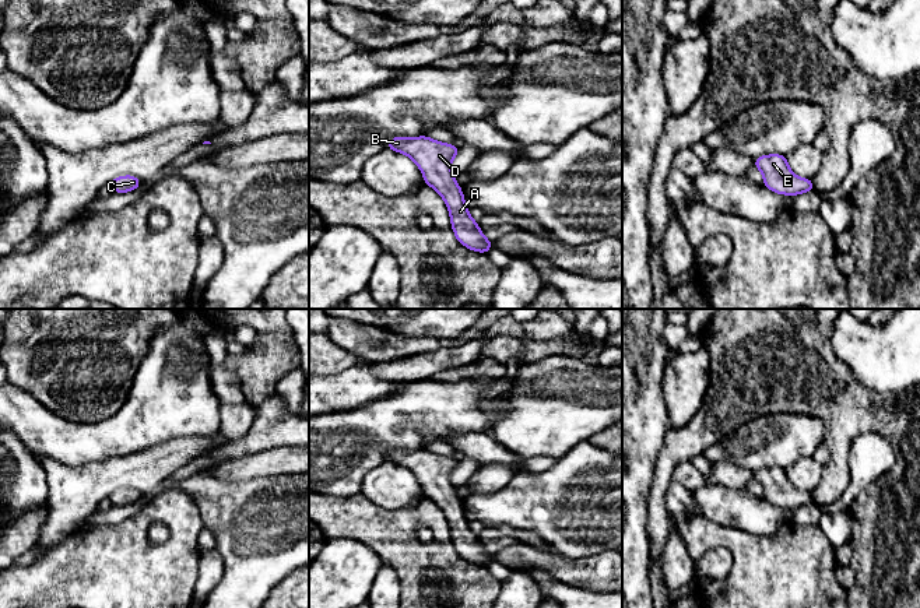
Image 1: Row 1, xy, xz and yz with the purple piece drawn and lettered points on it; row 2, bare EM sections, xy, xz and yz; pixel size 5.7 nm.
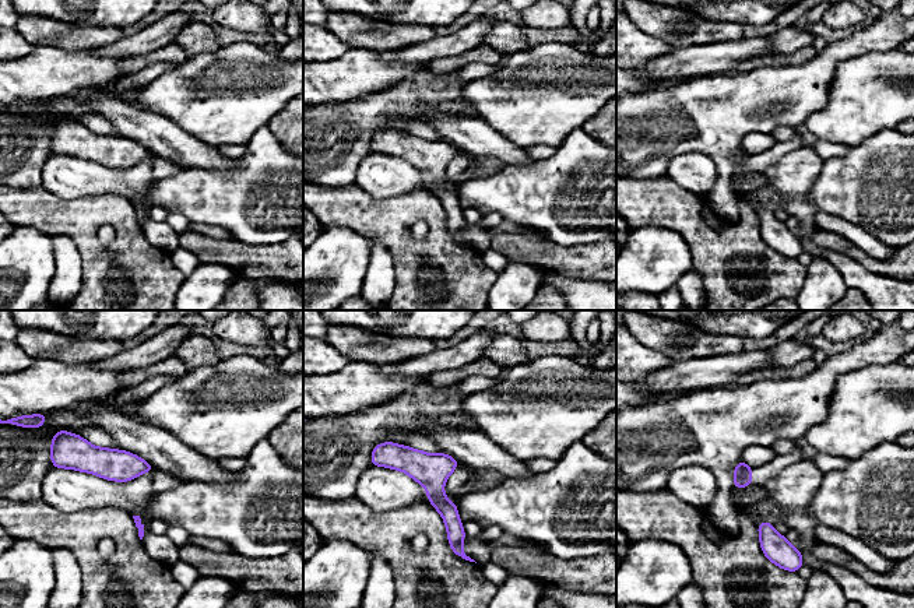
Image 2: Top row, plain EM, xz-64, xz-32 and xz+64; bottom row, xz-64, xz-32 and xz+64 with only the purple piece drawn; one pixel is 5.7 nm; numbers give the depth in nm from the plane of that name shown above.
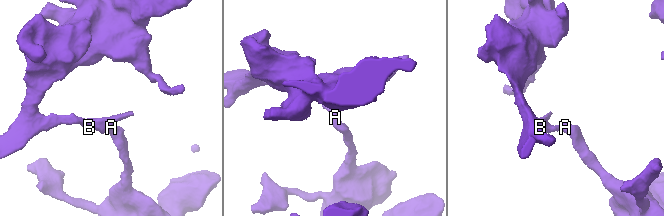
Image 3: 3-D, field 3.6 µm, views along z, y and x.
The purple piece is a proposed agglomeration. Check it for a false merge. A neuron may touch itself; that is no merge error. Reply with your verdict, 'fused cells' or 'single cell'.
single cell

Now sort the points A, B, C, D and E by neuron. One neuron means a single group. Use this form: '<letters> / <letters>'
A B C D E

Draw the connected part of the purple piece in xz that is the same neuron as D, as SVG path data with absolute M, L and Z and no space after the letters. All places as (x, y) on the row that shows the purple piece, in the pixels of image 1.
M394 136L384 148L401 152L417 164L425 184L435 189L445 200L456 239L467 249L488 253L494 243L482 235L478 222L470 217L461 187L450 171L450 162L457 157L459 147L435 141L426 136L410 140Z

